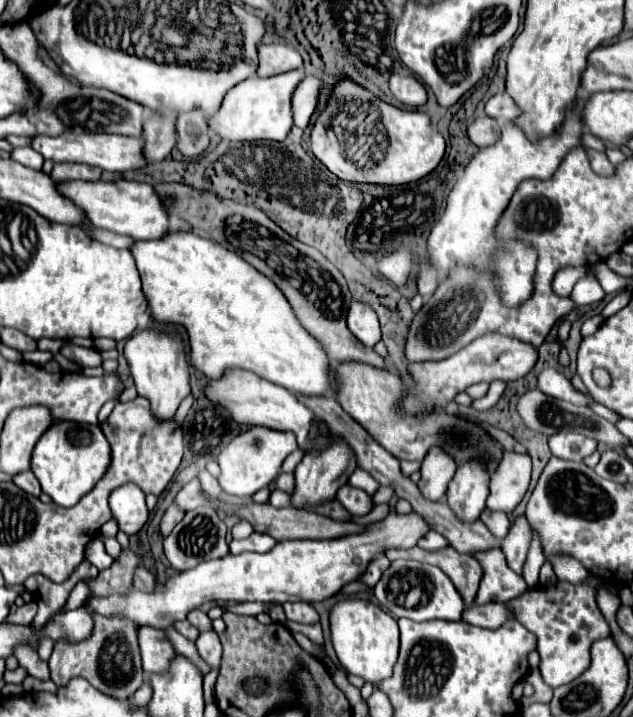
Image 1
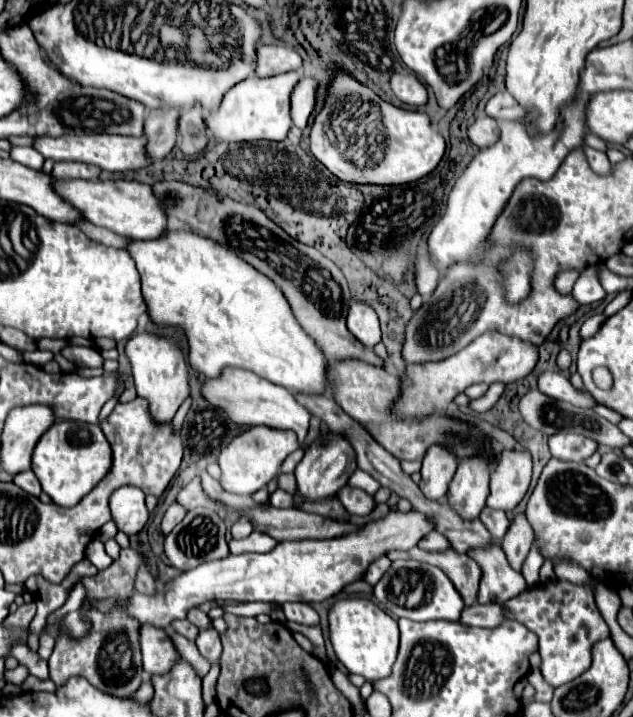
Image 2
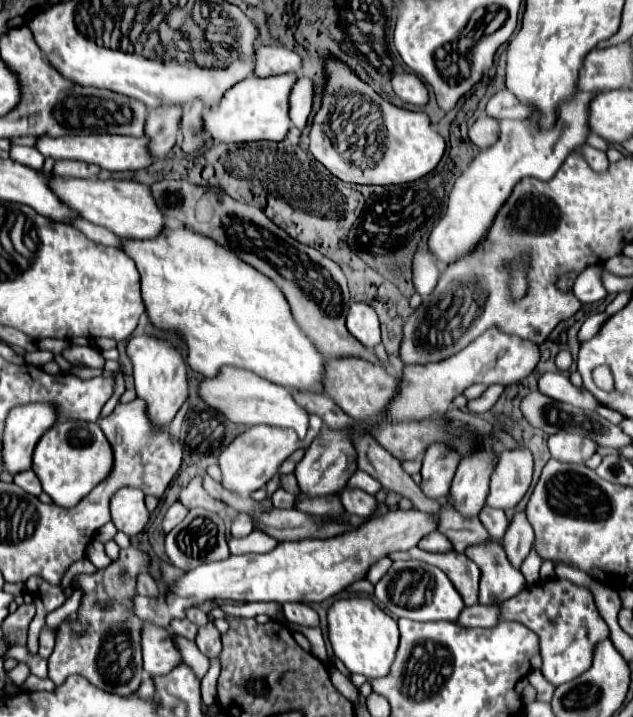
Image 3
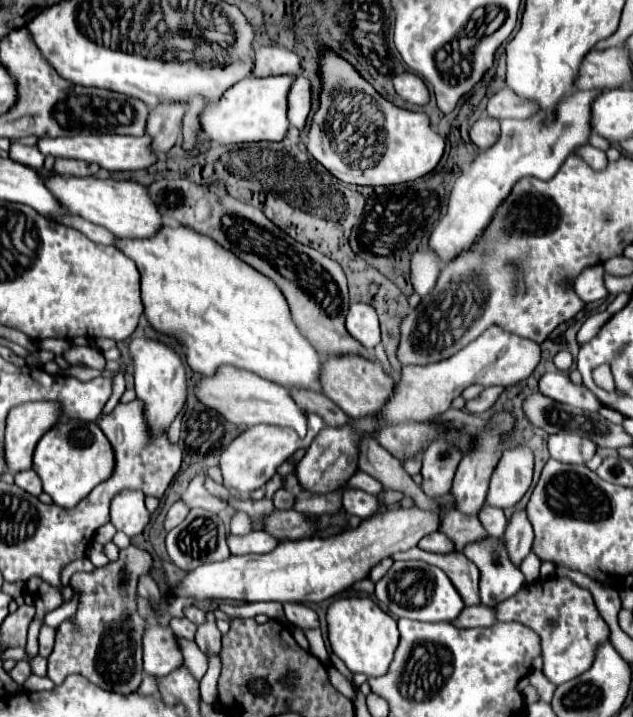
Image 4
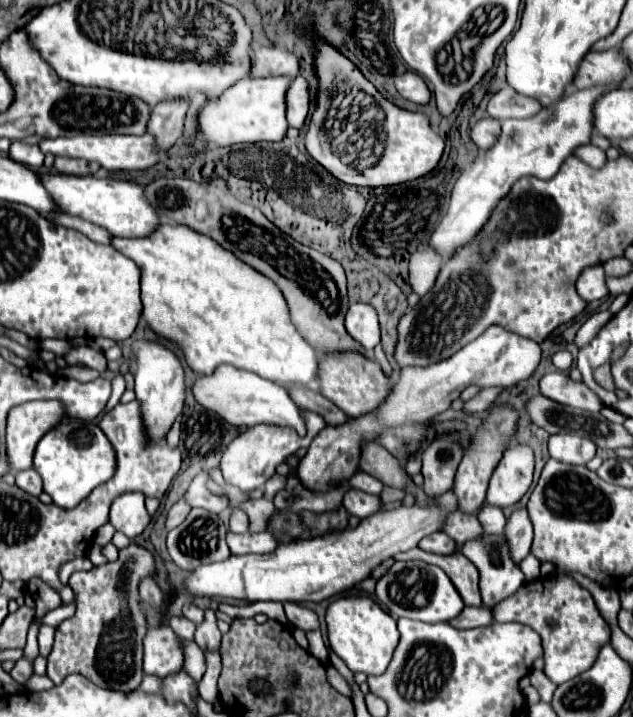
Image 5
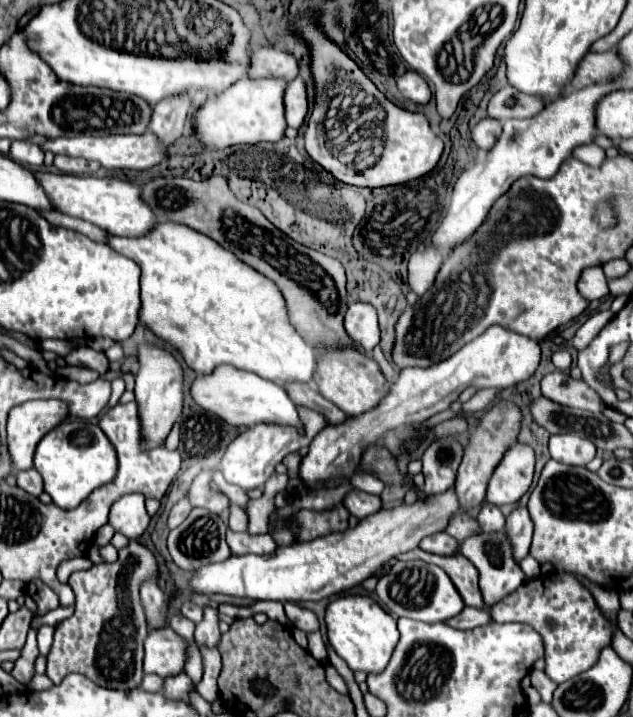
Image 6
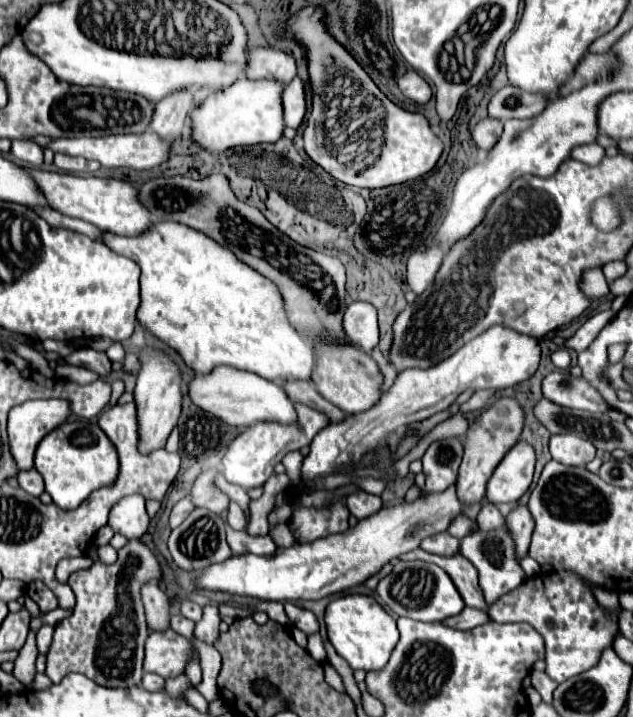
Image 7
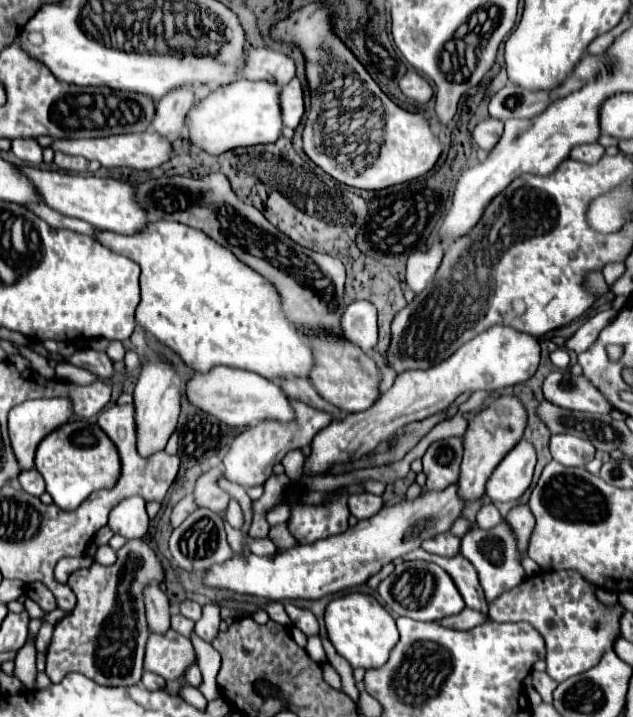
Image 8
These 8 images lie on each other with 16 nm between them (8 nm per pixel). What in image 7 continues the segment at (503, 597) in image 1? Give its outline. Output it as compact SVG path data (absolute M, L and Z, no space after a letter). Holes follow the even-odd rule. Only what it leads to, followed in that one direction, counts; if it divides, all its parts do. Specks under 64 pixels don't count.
M500 528L494 532L478 530L476 534L466 536L460 544L460 554L464 554L476 566L476 570L480 574L480 588L484 592L484 600L488 606L494 604L496 600L500 600L504 594L516 590L526 580L526 576L520 568L520 562L514 556L514 544L512 544L512 538L508 536L506 528Z

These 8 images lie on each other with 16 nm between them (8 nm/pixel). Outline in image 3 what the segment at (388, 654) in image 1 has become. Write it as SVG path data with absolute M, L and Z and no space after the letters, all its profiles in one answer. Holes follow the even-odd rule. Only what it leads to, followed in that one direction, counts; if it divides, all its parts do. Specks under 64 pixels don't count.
M342 598L328 610L330 642L336 658L344 662L350 674L362 674L368 680L388 676L398 648L398 624L368 598Z

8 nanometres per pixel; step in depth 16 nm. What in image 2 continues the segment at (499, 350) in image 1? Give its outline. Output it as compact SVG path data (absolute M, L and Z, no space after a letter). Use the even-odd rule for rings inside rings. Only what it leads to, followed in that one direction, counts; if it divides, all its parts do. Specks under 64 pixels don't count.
M486 332L476 338L472 344L456 352L454 356L440 362L408 364L406 374L412 380L410 386L404 386L408 400L404 400L404 412L446 412L448 404L456 394L464 392L468 386L478 382L516 382L530 374L538 362L538 348L524 340L512 340L512 336L500 336L498 332Z

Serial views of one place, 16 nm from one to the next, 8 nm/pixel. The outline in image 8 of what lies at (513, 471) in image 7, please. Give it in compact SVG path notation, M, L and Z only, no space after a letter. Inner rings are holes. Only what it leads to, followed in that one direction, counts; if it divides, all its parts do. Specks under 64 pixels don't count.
M520 440L496 466L488 484L486 496L492 502L514 502L532 484L536 466L536 450L530 442Z

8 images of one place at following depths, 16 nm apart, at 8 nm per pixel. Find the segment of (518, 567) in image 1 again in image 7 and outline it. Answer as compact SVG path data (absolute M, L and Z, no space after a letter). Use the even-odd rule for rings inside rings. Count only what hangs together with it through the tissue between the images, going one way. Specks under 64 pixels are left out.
M518 506L506 516L506 530L510 532L510 536L514 540L516 558L522 560L528 554L532 530L534 530L534 520L526 506Z

